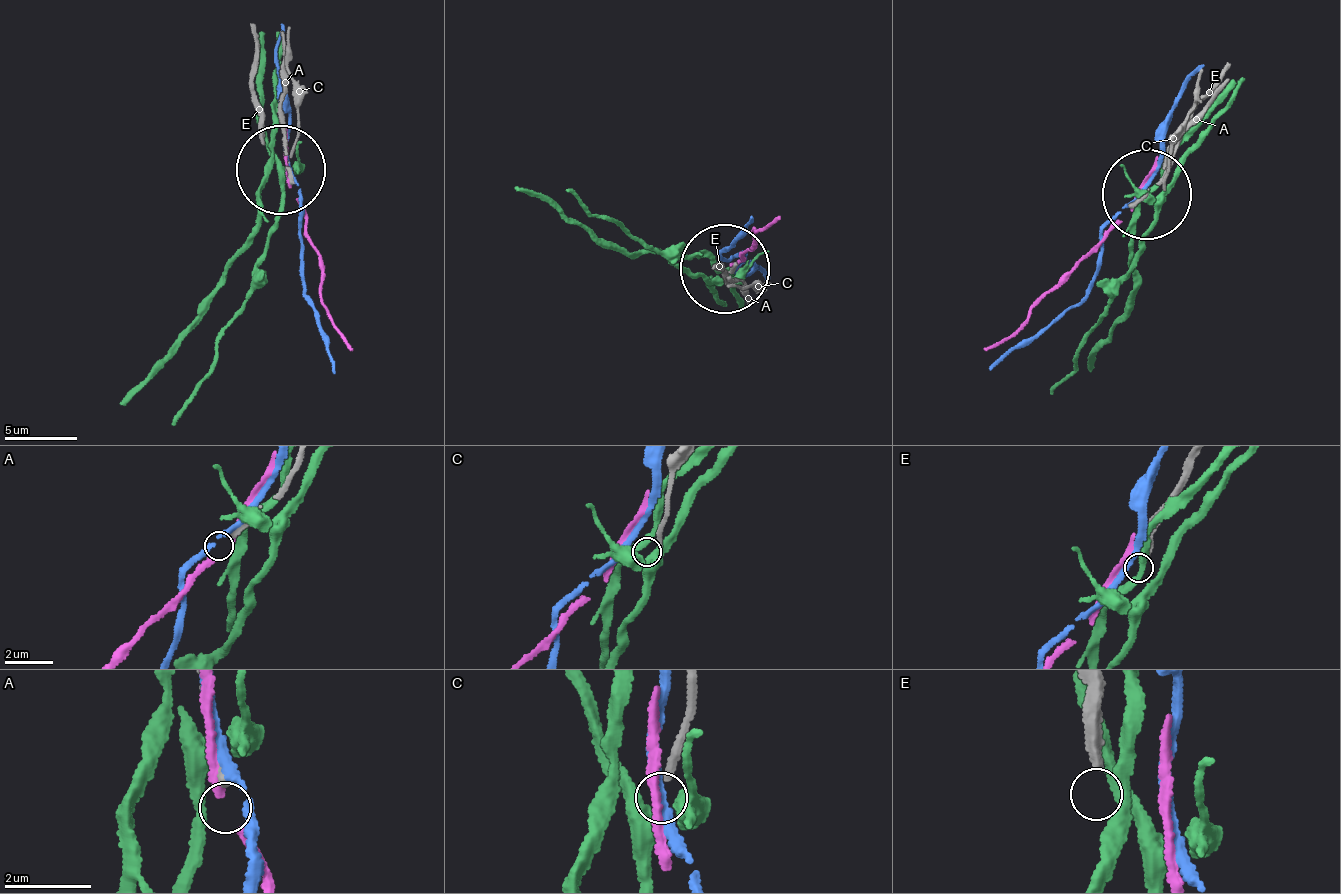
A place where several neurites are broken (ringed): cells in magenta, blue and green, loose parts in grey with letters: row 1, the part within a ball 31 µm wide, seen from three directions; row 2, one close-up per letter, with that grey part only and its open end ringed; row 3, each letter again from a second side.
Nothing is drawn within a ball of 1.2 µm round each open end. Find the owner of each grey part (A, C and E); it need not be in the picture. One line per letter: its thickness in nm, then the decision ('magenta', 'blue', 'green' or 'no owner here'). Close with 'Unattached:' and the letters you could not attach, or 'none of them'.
A: 260 nm | no owner here
C: 180 nm | green
E: 280 nm | no owner here
Unattached: A, E

